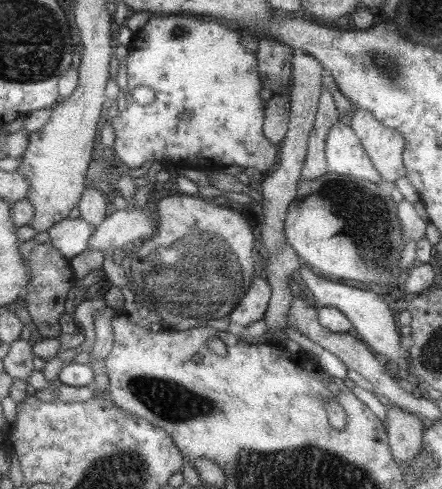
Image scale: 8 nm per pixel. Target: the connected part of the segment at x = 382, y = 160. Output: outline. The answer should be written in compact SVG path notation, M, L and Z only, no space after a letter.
M359 107L354 108L349 124L382 181L393 183L404 176L403 135L397 129L385 127L373 117L373 113Z

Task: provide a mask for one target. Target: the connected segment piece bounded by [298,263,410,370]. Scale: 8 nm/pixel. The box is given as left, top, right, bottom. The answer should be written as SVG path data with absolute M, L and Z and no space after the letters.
M302 263L298 271L305 288L311 292L317 308L325 306L337 308L349 320L354 334L365 344L368 344L378 357L394 360L396 363L401 364L405 370L409 369L410 362L407 361L407 350L399 345L400 334L395 328L395 320L391 310L392 305L385 303L381 299L381 294L377 294L377 291L361 290L345 286L345 284L339 282L333 282L327 277L317 275Z

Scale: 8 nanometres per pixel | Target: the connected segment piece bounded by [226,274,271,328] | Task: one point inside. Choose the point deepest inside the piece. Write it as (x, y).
(251, 308)

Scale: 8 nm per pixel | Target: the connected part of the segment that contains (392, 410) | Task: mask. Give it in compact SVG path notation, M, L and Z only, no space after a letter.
M386 407L386 435L393 461L401 471L422 450L423 422L416 415L399 407Z

